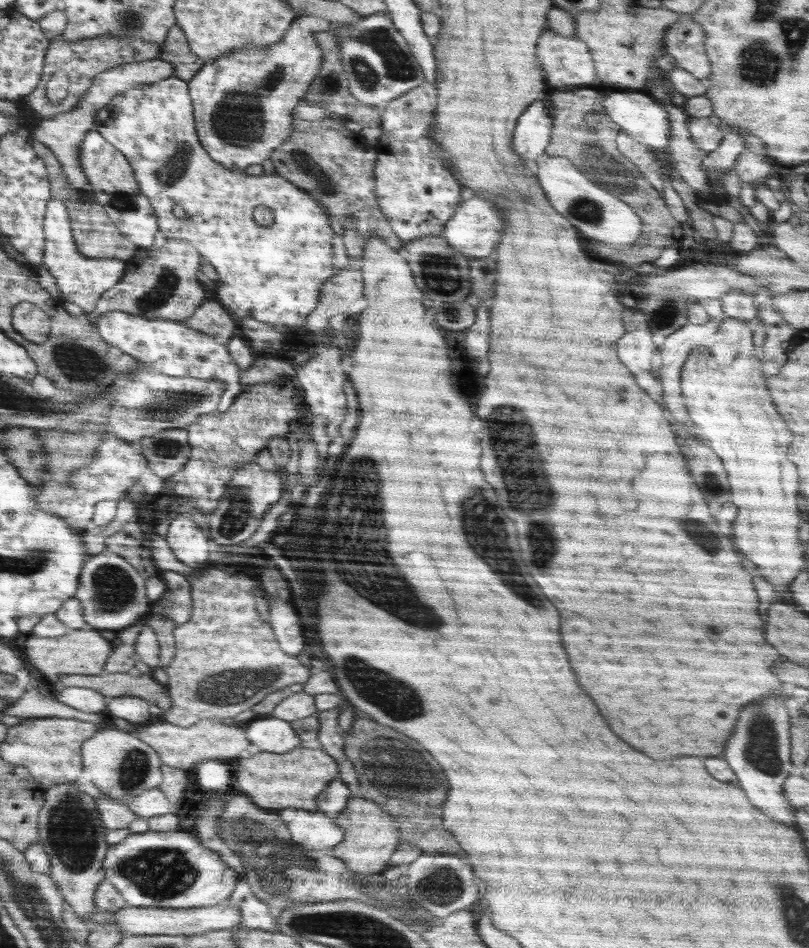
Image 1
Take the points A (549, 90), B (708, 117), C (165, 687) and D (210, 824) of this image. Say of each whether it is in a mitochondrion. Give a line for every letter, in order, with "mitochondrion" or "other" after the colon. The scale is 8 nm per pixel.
A: other
B: other
C: other
D: mitochondrion

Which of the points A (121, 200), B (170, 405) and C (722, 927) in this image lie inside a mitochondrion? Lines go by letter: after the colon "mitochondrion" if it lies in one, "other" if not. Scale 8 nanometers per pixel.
A: mitochondrion
B: mitochondrion
C: other

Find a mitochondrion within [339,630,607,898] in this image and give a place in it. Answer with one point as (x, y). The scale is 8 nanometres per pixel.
(382, 761)

